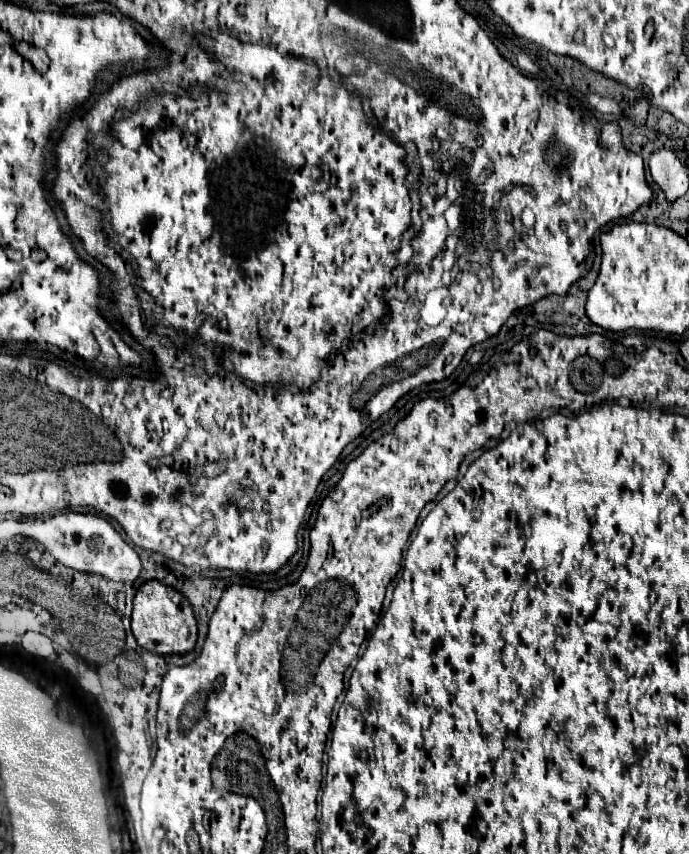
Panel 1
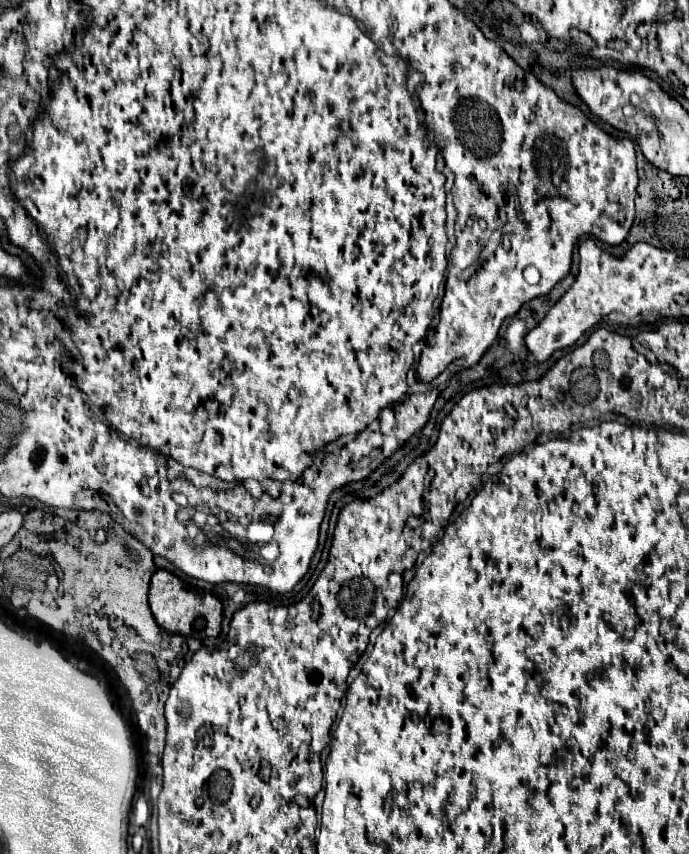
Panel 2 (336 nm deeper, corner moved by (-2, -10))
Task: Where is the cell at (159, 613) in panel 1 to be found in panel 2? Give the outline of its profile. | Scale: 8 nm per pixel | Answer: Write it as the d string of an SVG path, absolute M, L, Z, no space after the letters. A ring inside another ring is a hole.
M159 569L151 577L151 589L149 589L149 607L153 611L155 621L169 633L179 633L185 637L217 637L221 633L221 621L223 621L223 603L207 591L199 593L185 585L177 575L171 571Z

